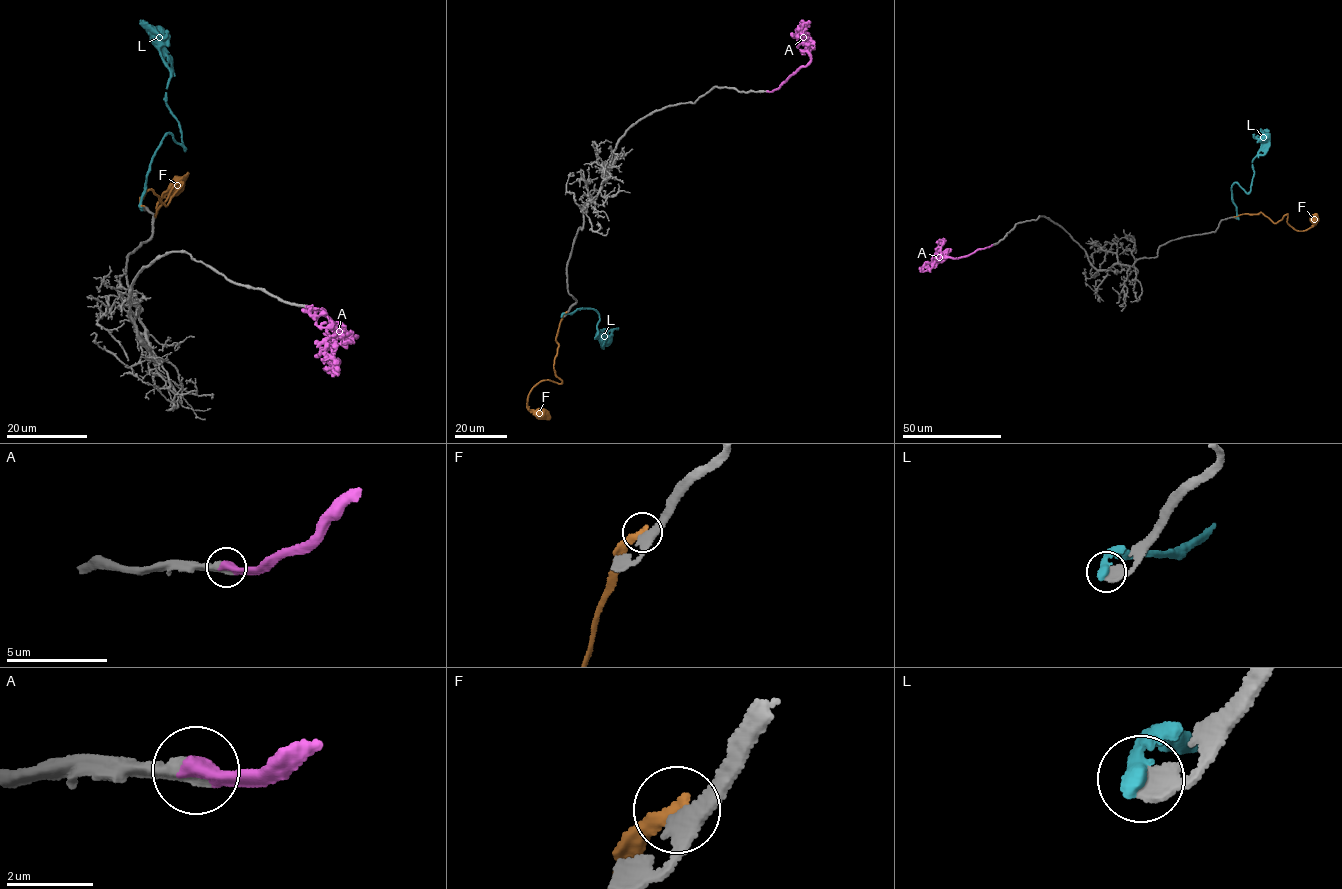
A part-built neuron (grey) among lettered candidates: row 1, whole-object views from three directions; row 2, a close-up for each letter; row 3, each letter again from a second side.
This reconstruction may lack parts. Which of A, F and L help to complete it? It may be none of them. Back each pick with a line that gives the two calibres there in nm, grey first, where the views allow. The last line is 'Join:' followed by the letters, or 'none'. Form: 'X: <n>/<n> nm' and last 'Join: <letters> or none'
A: 480/500 nm
Join: A

